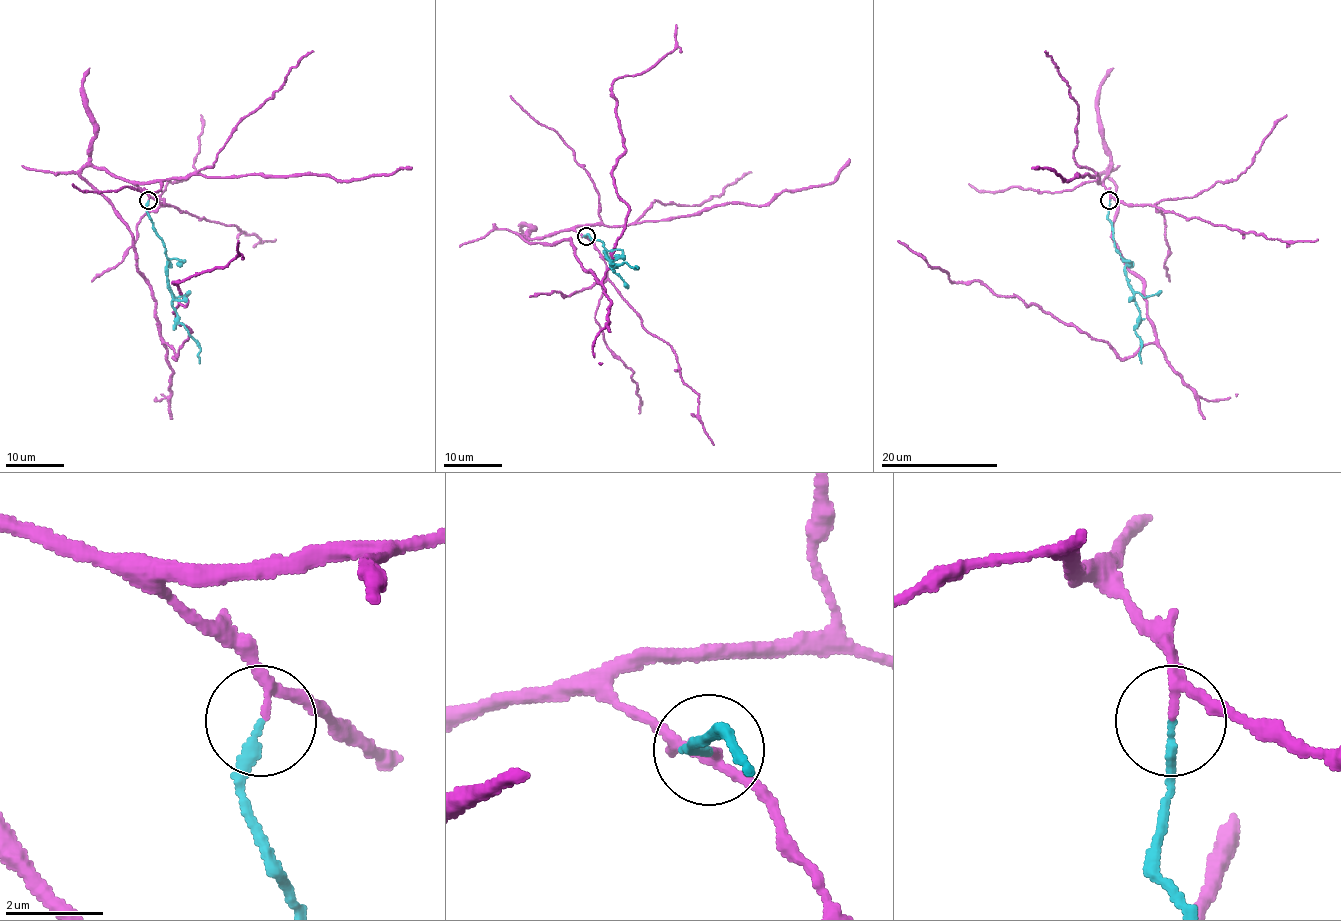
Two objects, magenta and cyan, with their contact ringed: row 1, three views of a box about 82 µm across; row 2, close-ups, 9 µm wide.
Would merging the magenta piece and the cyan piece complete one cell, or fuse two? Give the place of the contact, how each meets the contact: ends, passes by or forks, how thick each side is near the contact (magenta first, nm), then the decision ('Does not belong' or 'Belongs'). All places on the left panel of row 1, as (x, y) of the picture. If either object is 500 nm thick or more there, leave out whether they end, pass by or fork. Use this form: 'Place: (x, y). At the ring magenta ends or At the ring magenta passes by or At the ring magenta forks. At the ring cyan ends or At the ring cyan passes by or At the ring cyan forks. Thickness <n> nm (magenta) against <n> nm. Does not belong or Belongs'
Place: (148, 200). At the ring magenta passes by. At the ring cyan ends. Thickness 170 nm (magenta) against 180 nm. Does not belong

